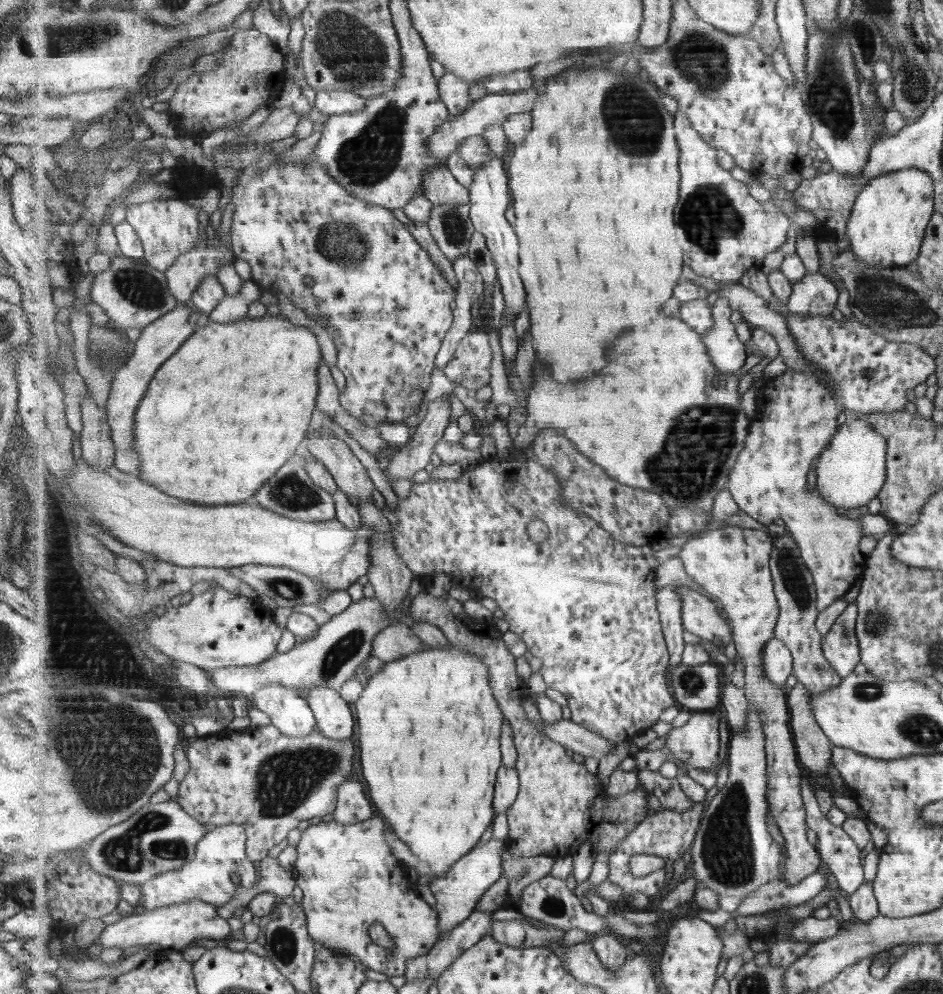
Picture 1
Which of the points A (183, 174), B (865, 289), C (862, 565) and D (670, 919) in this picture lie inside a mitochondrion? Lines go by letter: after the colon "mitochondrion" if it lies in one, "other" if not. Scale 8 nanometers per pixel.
A: other
B: mitochondrion
C: other
D: other

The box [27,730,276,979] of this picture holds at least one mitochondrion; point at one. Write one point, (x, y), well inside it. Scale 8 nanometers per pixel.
(151, 835)

